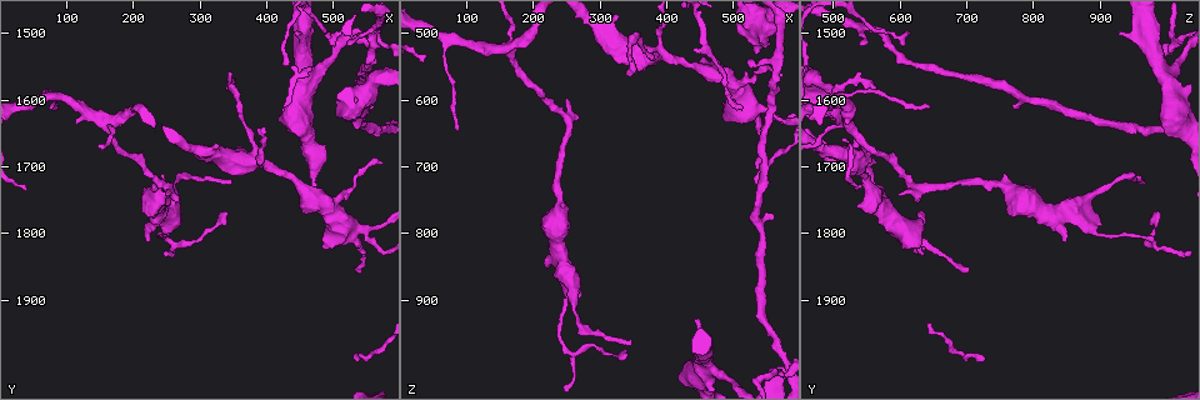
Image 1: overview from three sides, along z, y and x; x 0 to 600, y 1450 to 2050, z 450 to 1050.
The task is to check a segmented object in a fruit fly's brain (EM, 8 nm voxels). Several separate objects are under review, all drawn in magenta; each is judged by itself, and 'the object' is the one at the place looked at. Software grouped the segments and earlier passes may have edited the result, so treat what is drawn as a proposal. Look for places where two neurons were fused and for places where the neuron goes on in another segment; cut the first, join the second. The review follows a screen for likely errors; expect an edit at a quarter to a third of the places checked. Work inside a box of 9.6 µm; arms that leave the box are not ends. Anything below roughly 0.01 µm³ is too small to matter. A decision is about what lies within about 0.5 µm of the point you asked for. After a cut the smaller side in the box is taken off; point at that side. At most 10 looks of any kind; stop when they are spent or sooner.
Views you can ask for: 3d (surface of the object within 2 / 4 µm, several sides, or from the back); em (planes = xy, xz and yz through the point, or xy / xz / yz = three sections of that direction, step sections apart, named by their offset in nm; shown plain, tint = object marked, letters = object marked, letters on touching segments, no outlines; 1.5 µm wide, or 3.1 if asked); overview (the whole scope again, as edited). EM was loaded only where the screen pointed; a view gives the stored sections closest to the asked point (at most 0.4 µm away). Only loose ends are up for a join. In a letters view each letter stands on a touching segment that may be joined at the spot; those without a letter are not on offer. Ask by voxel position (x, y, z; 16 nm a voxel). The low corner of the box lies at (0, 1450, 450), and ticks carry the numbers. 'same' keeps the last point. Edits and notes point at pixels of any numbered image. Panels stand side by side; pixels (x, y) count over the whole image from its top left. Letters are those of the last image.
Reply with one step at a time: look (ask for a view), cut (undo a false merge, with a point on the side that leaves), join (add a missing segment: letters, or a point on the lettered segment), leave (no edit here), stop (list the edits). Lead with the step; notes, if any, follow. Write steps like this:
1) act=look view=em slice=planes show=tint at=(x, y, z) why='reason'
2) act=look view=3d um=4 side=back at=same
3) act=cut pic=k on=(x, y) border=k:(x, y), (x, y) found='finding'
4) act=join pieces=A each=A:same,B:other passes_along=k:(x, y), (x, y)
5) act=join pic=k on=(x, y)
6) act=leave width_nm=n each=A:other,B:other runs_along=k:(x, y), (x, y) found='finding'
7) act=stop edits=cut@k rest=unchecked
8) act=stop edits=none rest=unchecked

act=look view=em slice=planes show=letters at=(535, 1860, 705) why='thin end'

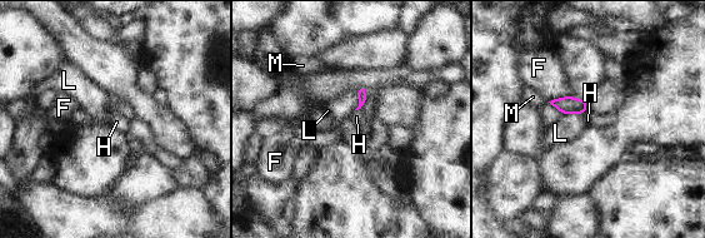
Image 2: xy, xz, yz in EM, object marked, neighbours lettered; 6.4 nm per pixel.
act=join pieces=H each=F:other,H:same,L:other,M:other passes_along=2:(361, 95), (358, 109), (356, 117) found='the neuron continues'

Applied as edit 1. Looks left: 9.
act=look view=overview why='redraw'

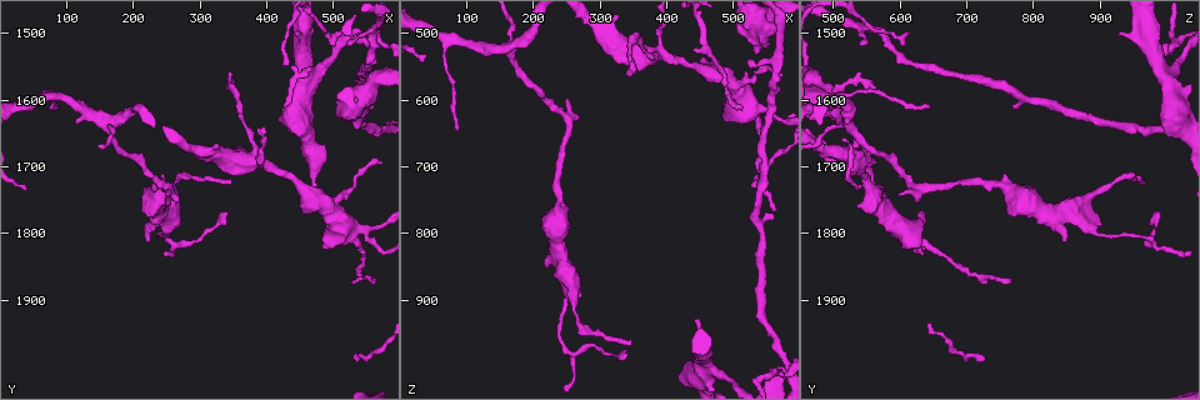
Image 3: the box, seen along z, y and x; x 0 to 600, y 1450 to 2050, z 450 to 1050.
act=look view=em slice=yz step=8 show=letters at=(255, 1815, 980) why='sharp bend'

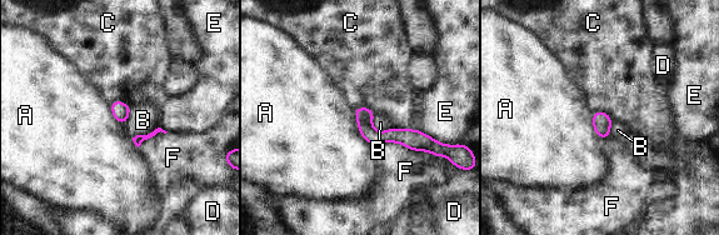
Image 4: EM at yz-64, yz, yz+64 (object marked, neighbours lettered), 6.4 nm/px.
act=leave each=A:other,B:other,C:other,D:other,E:other,F:other found='one neuron here'

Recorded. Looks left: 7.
act=look view=3d um=4 at=(345, 1725, 965) why='branch stops here'

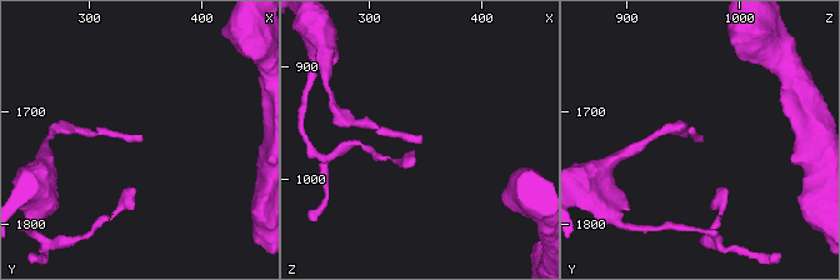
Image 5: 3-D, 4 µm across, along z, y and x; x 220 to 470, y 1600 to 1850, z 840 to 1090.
act=look view=em slice=xy step=4 show=letters at=(348, 1722, 966)

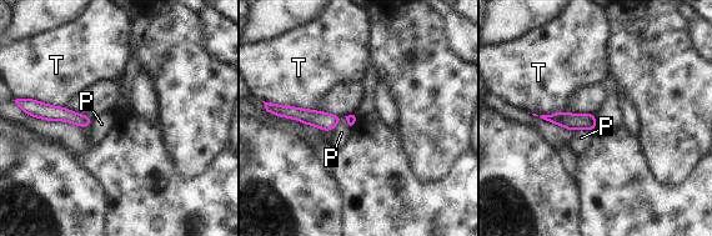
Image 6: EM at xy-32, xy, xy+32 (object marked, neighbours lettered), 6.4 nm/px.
act=leave each=P:other,T:other found='no lettered segment goes on from it'

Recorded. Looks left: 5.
act=look view=em slice=yz step=8 show=letters at=(555, 1510, 1010) why='arms part here'

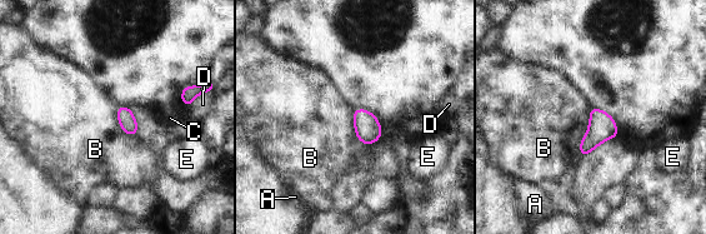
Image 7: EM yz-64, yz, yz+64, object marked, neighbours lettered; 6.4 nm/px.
act=look view=em slice=planes show=letters at=same why='cut it another way'

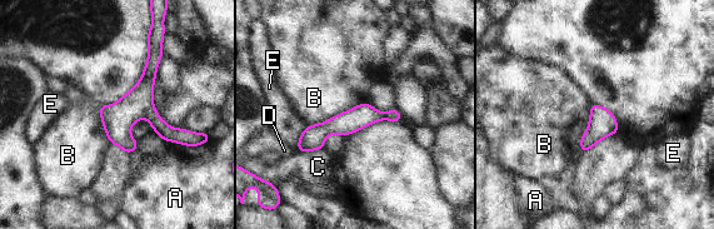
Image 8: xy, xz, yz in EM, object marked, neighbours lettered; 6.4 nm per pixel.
act=leave each=A:other,B:other,C:other,D:other,E:other runs_along=8:(398, 117), (359, 117), (300, 148) found='continuous, no second neuron'

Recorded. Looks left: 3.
act=stop edits=join@2 rest=unchecked

